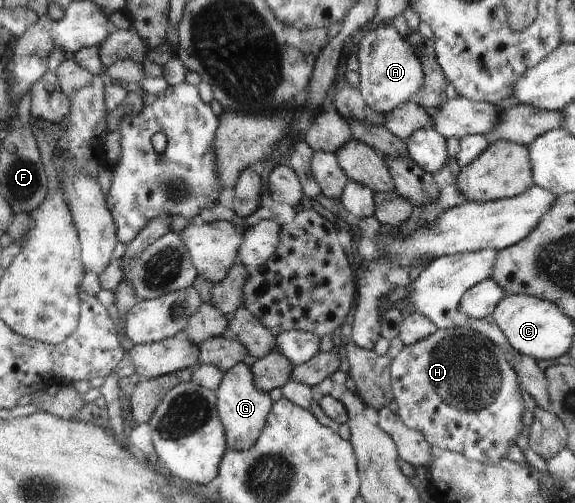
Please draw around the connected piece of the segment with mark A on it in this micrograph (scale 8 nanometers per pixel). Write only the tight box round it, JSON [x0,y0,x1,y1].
[356,26,423,115]

